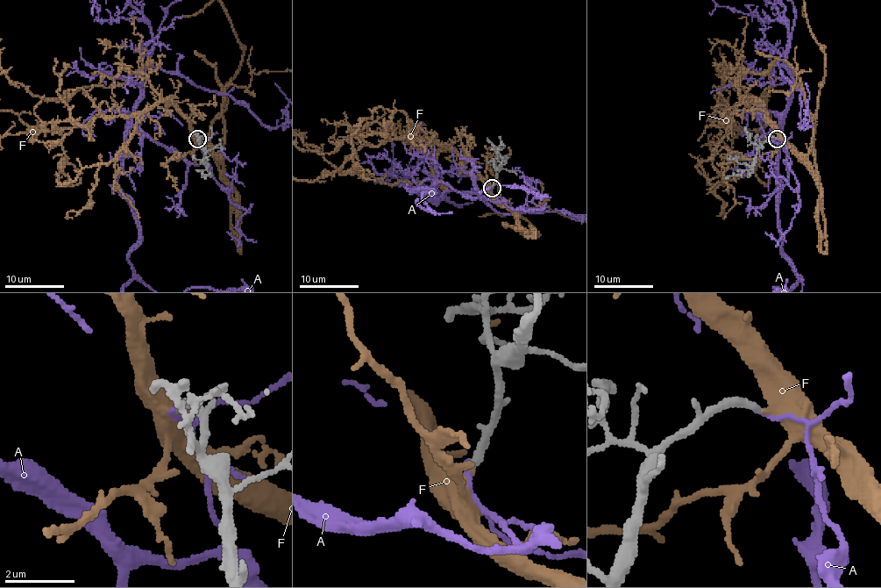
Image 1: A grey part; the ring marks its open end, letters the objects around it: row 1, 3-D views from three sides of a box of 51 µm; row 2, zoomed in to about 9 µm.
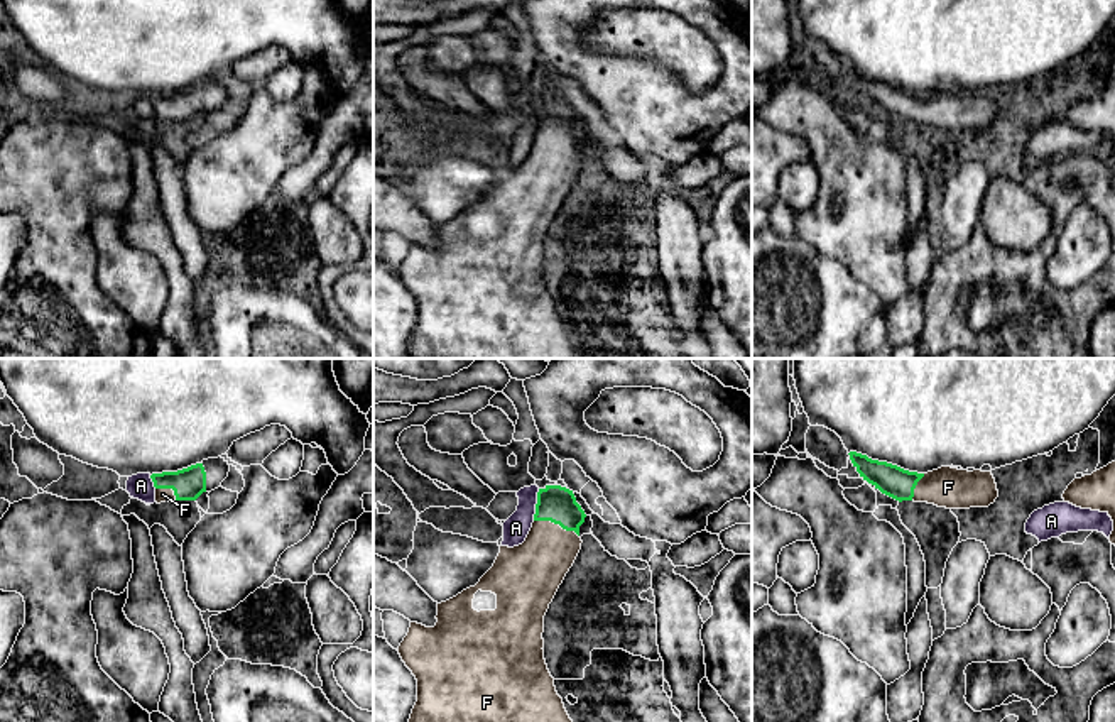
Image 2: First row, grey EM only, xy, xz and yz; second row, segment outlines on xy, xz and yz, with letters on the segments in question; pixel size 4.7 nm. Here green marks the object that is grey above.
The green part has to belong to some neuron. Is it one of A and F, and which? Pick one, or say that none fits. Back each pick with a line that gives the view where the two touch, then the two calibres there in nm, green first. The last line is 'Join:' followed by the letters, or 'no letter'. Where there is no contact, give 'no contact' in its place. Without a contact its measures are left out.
F: xz | 180/280 nm
Join: F

